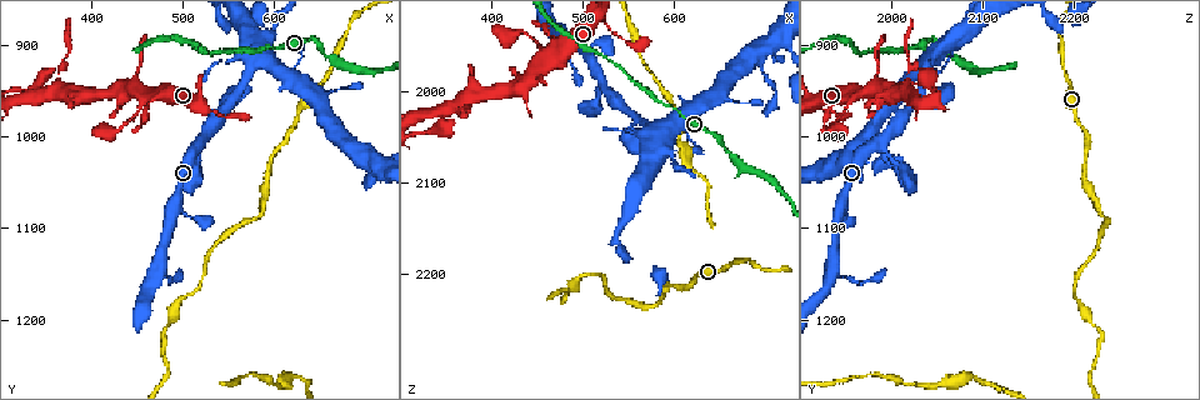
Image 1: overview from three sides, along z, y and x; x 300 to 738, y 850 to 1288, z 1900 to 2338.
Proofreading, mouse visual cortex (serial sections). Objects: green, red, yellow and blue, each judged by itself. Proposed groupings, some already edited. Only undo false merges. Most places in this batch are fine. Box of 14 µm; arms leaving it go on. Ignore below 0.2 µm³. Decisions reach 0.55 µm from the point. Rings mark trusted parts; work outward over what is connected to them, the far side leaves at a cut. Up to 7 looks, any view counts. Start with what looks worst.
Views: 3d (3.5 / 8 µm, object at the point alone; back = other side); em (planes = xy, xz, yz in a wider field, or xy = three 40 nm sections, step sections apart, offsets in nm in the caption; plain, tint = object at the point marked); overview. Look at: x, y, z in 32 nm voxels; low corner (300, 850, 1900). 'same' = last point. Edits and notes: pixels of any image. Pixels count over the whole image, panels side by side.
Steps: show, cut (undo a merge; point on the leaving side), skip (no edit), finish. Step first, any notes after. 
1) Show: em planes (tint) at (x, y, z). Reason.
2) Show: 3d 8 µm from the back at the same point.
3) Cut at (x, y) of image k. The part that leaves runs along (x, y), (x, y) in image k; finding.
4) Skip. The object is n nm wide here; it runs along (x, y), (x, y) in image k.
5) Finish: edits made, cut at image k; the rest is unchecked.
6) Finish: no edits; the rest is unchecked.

Show: 3d 3.5 µm at (470, 955, 1965). Three arms meet.

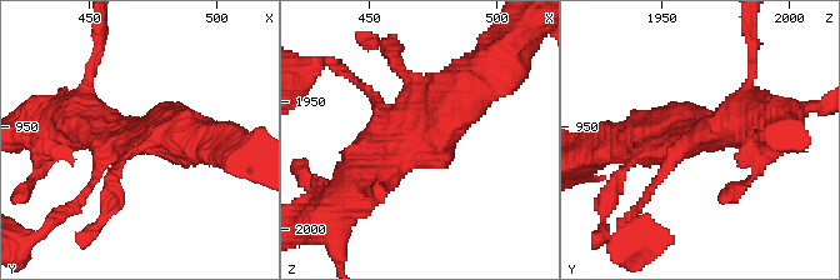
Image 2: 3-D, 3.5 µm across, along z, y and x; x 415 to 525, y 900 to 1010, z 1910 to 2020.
Show: em xy step 5 (plain) at (467, 952, 1962).

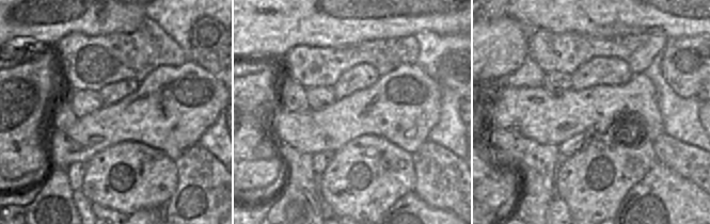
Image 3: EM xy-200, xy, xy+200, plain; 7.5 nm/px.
Show: em xy step 5 (tint) at the same point.

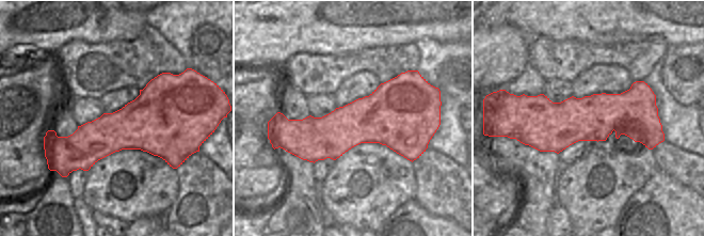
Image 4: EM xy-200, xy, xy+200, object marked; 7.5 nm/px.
Skip. The object is 420 nm wide here; it runs along (478, 80), (348, 193) in image 2; continuous, no second cell.

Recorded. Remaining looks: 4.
Show: 3d 3.5 µm from the back at (595, 905, 2015). Narrows sharply.

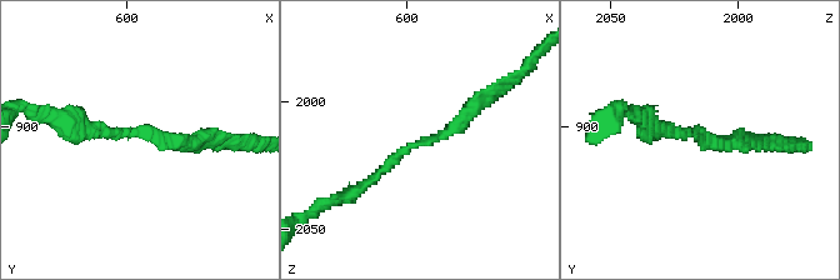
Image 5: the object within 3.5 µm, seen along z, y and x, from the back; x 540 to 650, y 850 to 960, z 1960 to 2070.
Show: em planes (tint) at (596, 903, 2017). The arms are 150, 200 nm wide; need the tissue.

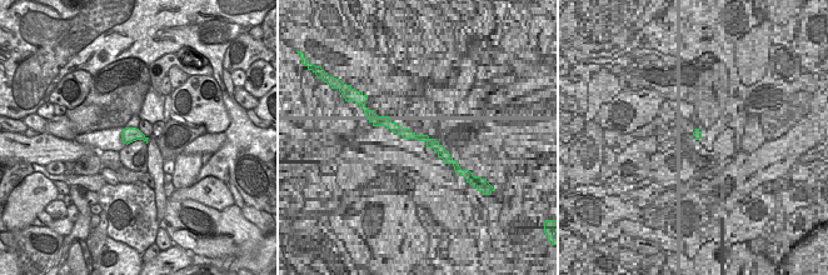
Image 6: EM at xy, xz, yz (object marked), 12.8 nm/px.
Skip. It runs along (351, 193), (481, 100) in image 5; all the same cell.

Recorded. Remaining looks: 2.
Show: 3d 3.5 µm at (475, 1135, 1940). Sudden change in width.

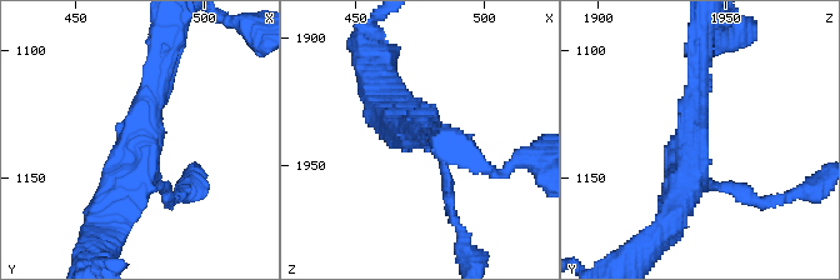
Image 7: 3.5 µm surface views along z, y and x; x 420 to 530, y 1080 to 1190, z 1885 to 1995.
Show: em planes (tint) at (476, 1132, 1938). The arms are 250, 500 nm wide.

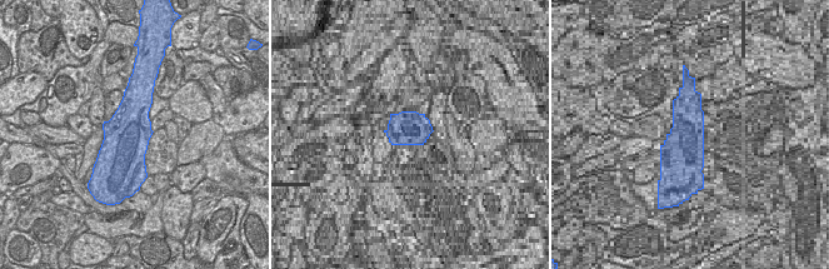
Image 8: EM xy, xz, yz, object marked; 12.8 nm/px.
Skip. It runs along (161, 49), (135, 176), (116, 206) in image 7; all the same cell.

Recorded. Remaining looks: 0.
Finish: no edits; the rest is unchecked.

